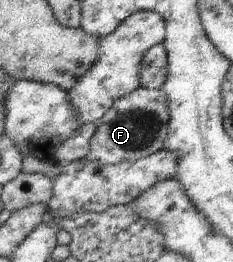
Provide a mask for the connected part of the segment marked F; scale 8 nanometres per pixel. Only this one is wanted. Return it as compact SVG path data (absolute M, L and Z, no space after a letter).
M139 87L127 96L115 101L110 111L102 118L90 144L89 160L100 160L103 164L135 162L166 148L170 132L170 104L163 89Z

